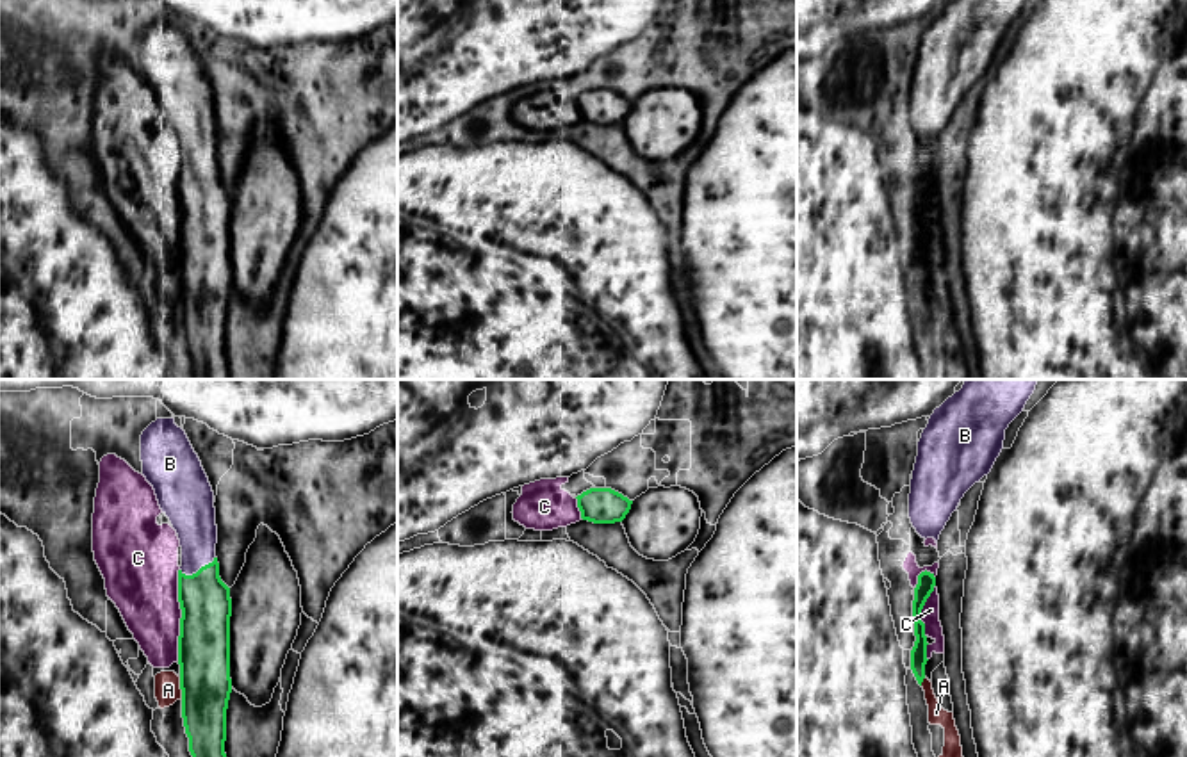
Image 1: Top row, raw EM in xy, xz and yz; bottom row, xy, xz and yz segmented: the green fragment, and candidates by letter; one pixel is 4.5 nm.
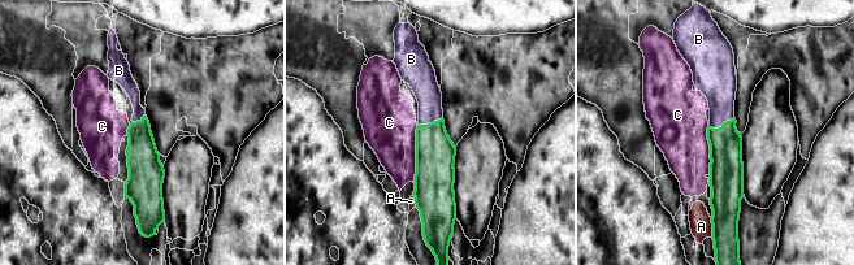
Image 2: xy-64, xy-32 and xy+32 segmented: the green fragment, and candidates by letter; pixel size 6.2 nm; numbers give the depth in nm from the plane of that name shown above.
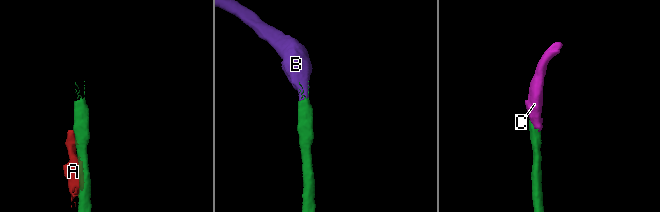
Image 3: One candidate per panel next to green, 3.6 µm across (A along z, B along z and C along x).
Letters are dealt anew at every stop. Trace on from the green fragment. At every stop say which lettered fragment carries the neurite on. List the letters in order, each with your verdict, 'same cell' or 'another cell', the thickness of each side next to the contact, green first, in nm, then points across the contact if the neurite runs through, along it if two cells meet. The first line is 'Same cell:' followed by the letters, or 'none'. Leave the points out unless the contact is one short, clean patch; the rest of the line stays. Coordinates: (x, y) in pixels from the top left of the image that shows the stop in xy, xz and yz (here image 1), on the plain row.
Same cell: B
A: another cell; calibres 240 and 110 nm
B: same cell; calibres 220 and 200 nm; way xy (205, 203), (200, 191), (200, 170), (198, 134), (193, 116)
C: another cell; calibres 240 and 340 nm

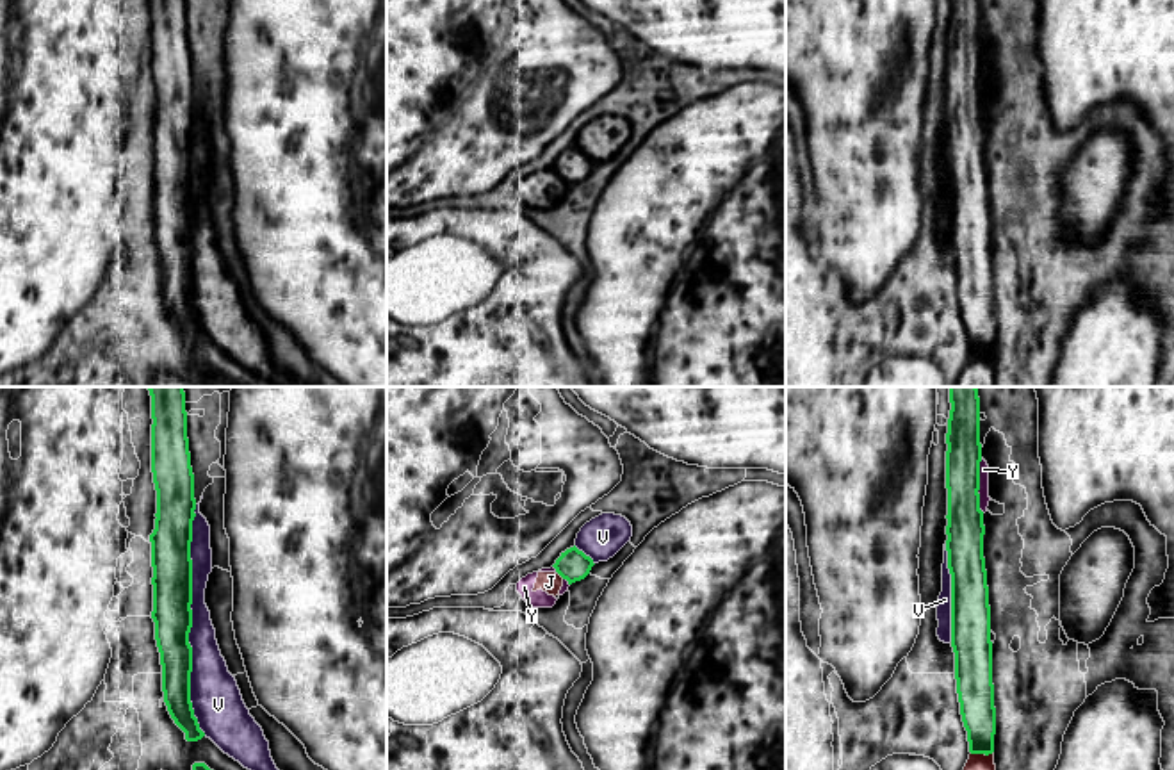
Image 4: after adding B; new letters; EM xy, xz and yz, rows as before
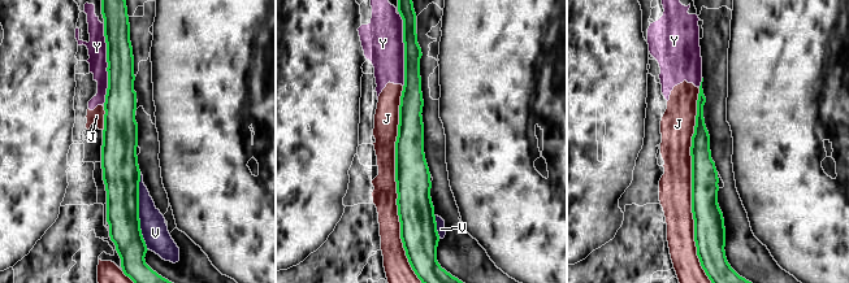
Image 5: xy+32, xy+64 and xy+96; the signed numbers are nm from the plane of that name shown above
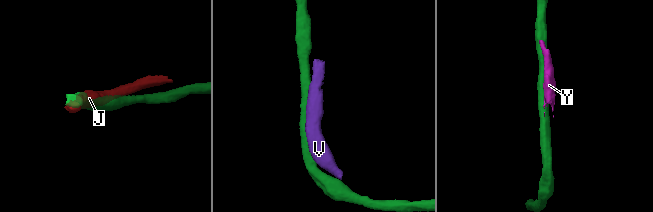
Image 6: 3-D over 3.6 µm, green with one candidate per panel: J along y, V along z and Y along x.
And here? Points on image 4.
Same cell: none
J: another cell; calibres 160 and 180 nm
V: another cell; calibres 180 and 160 nm
Y: another cell; calibres 170 and 50 nm

